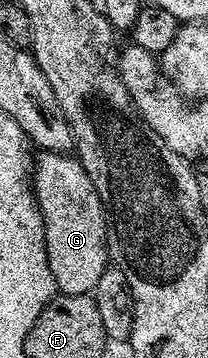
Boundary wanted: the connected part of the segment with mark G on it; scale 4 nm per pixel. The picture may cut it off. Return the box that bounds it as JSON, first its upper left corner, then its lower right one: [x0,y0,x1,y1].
[31,152,110,294]

